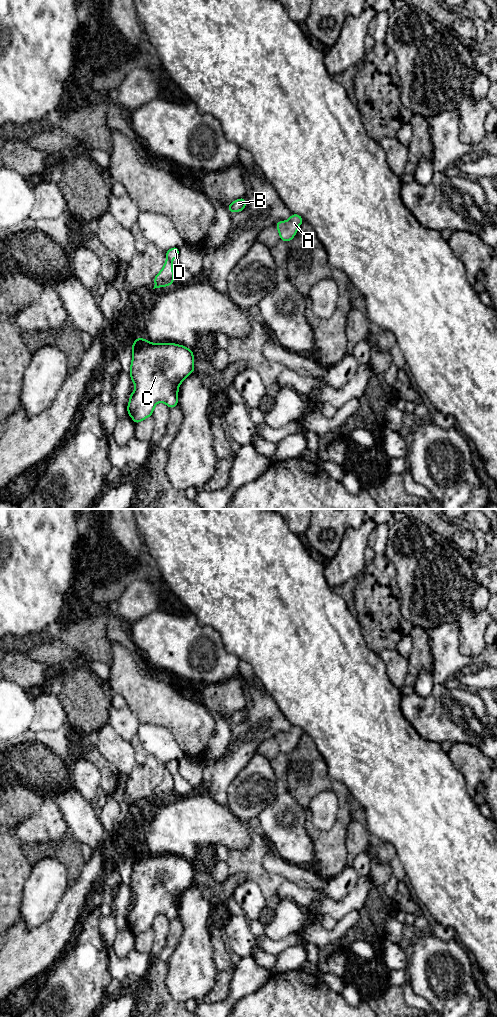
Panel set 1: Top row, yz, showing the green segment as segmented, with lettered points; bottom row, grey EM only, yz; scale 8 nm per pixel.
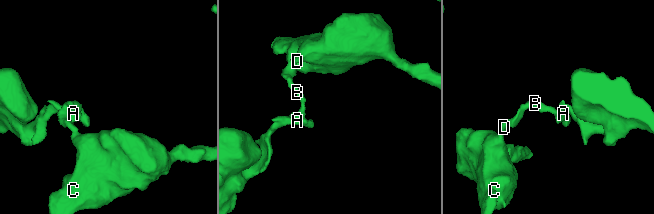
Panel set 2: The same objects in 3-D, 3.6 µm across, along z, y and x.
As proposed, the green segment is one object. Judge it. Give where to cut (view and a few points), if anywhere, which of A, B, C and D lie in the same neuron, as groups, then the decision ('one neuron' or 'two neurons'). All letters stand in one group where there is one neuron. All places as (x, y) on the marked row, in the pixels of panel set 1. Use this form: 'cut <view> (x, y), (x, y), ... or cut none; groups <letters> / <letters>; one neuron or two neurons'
cut yz (166, 260), (170, 261); groups A B D / C; two neurons

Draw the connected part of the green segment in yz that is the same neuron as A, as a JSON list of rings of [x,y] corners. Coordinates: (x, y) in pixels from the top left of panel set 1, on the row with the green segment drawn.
[[[292,214],[287,221],[278,221],[275,226],[279,232],[280,240],[291,241],[303,221],[299,214]]]

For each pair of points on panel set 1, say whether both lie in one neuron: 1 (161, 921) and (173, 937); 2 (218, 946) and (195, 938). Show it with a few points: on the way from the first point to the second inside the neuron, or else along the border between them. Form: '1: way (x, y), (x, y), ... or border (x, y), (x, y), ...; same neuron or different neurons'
1: border (170, 921), (168, 936), (164, 947), (159, 952); different neurons
2: border (209, 925), (212, 958), (216, 967); different neurons

